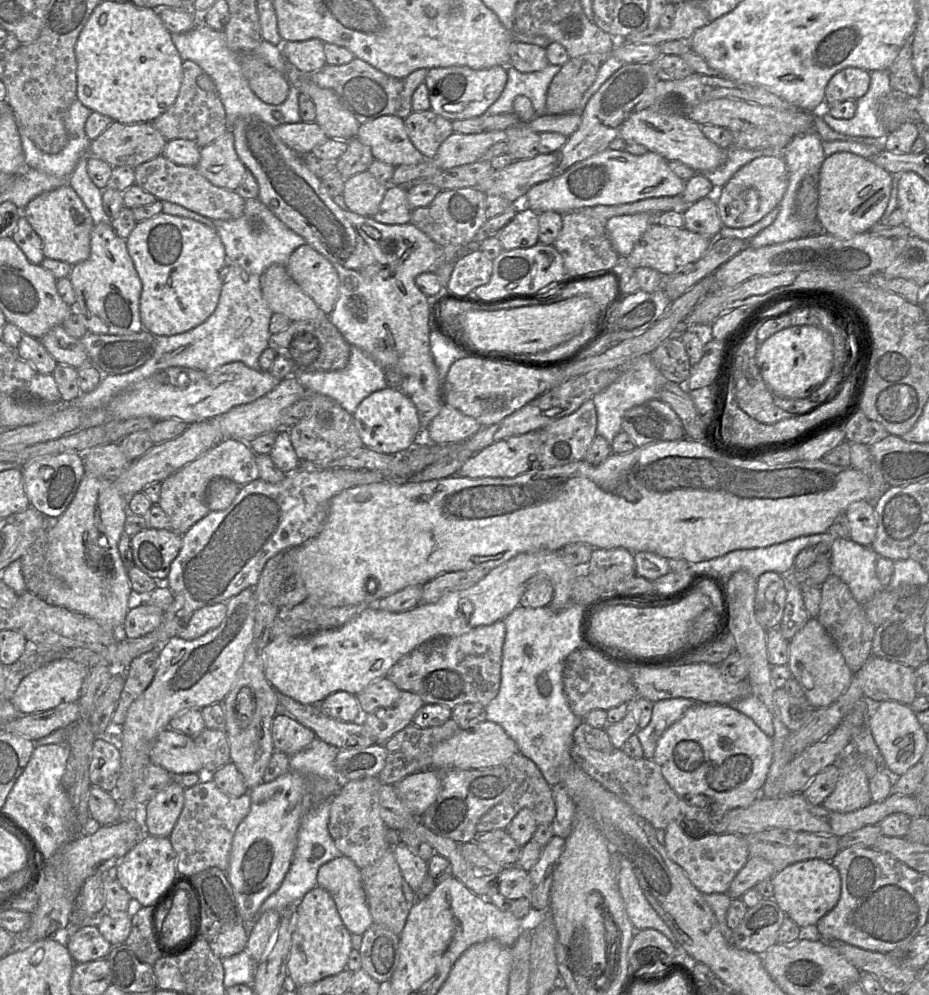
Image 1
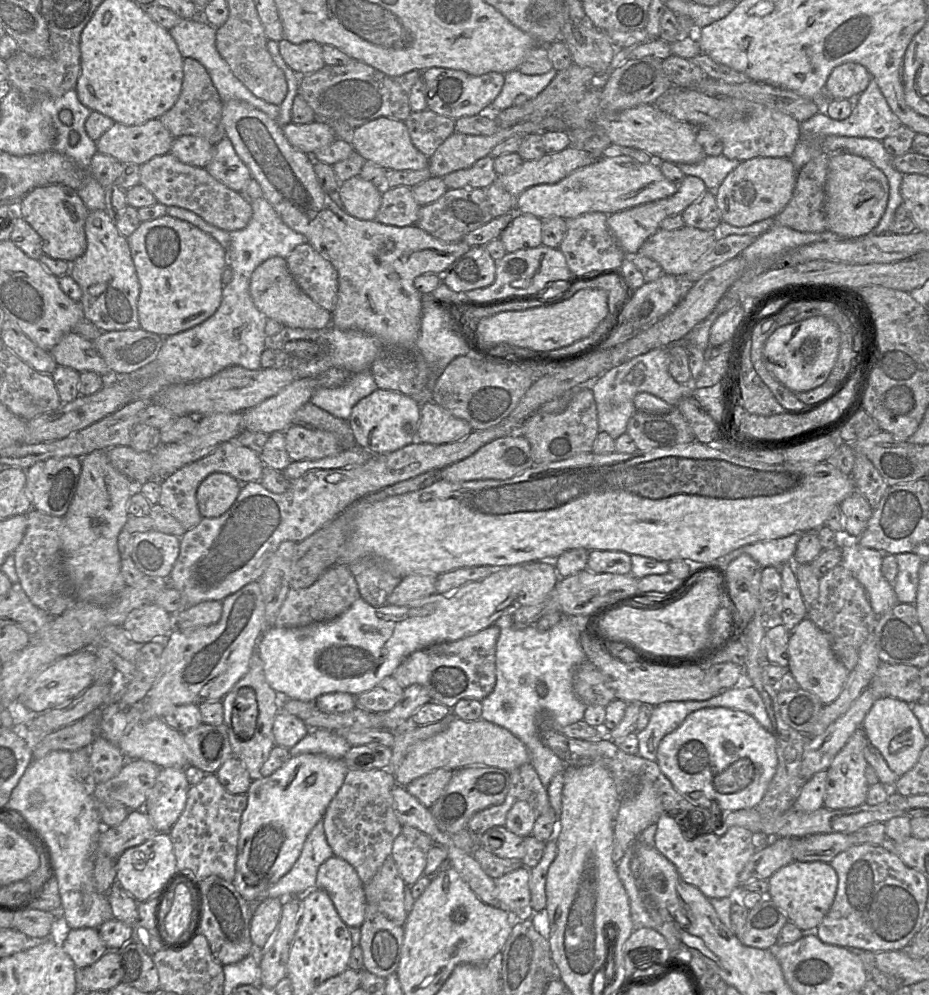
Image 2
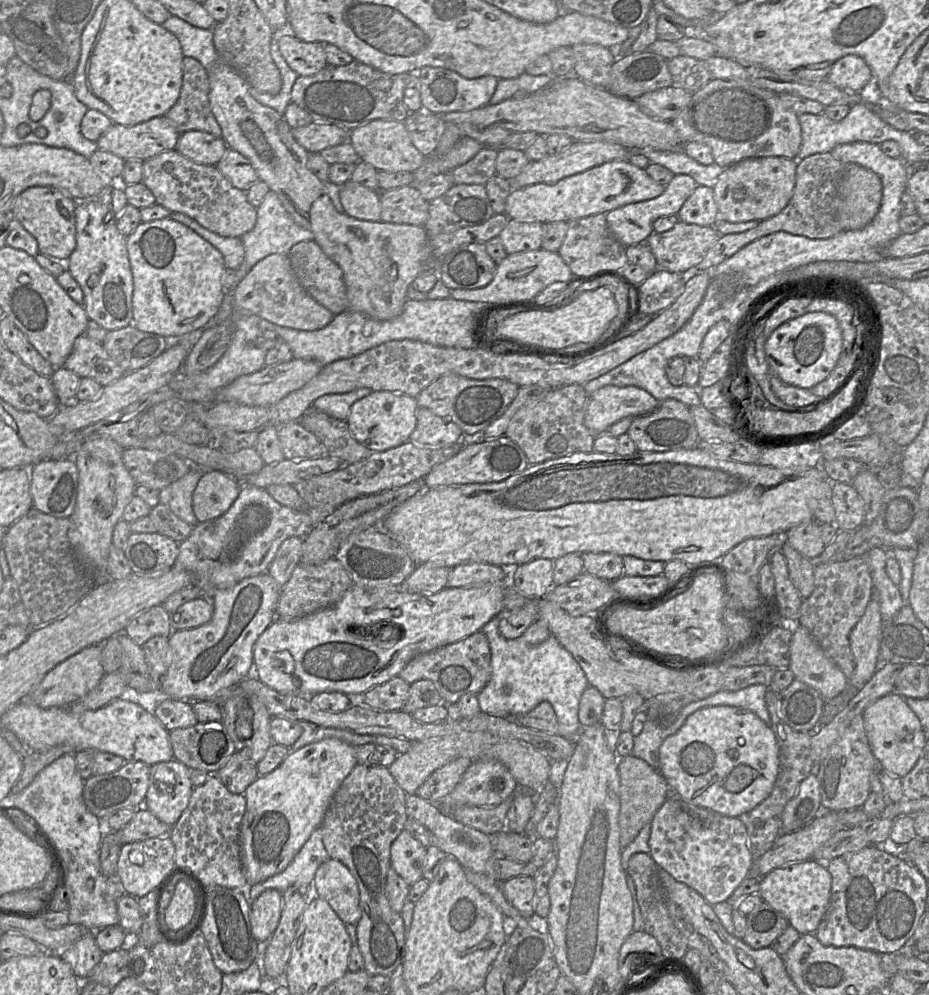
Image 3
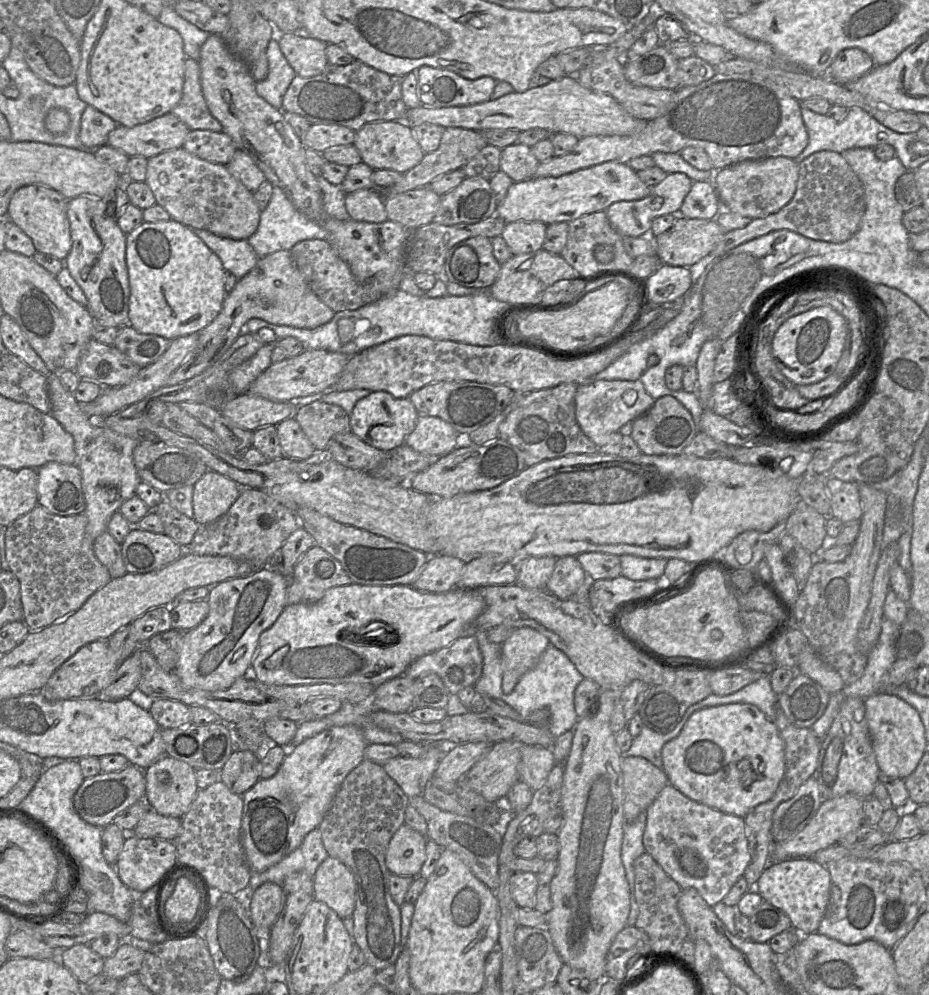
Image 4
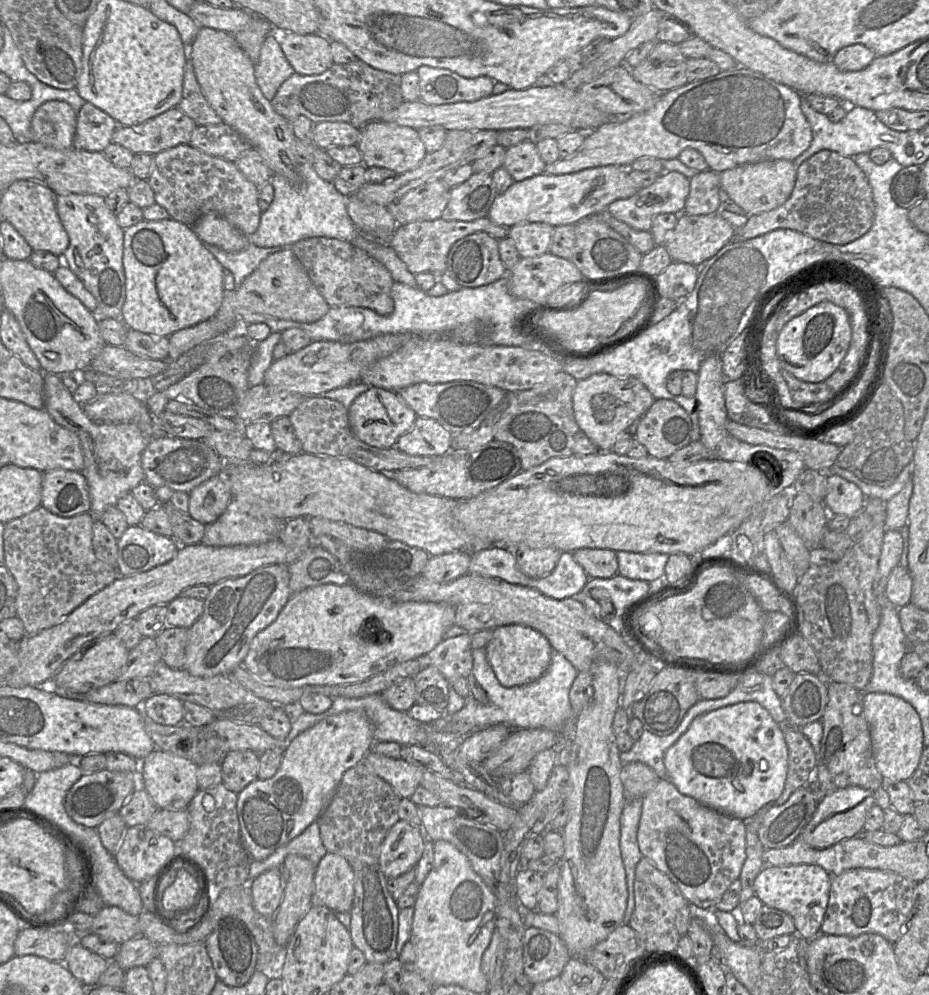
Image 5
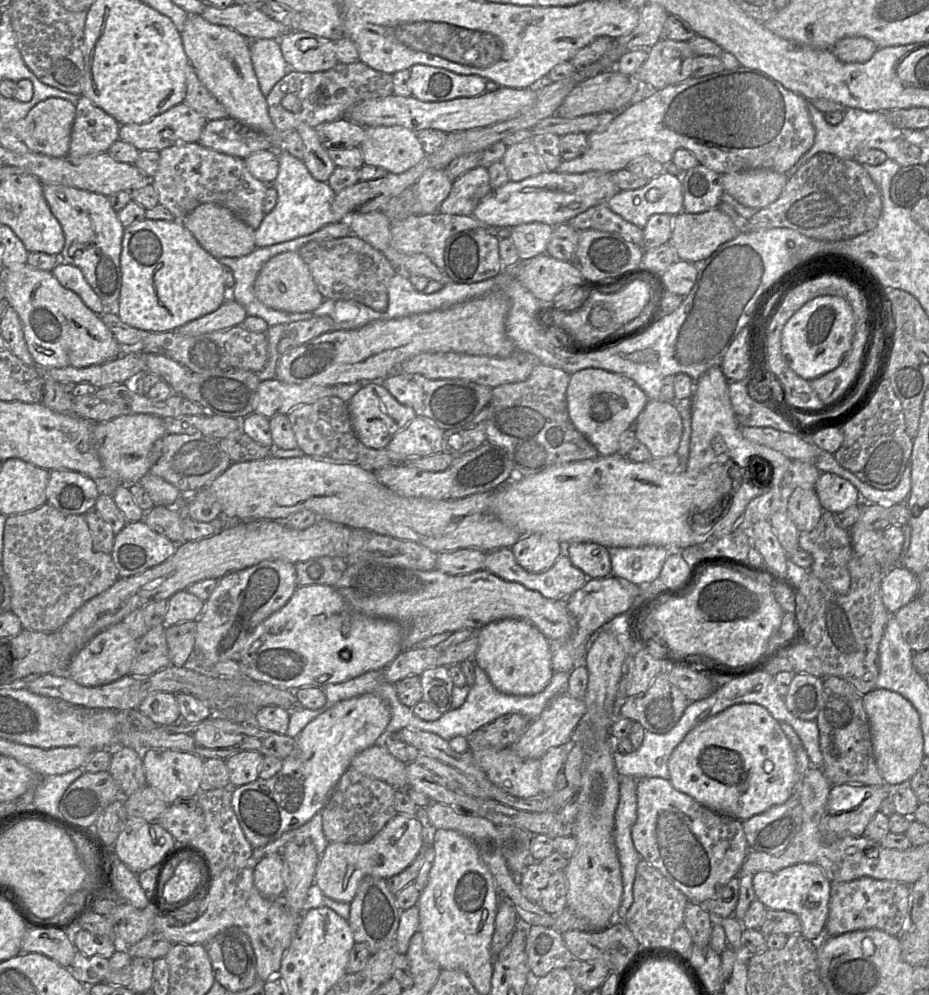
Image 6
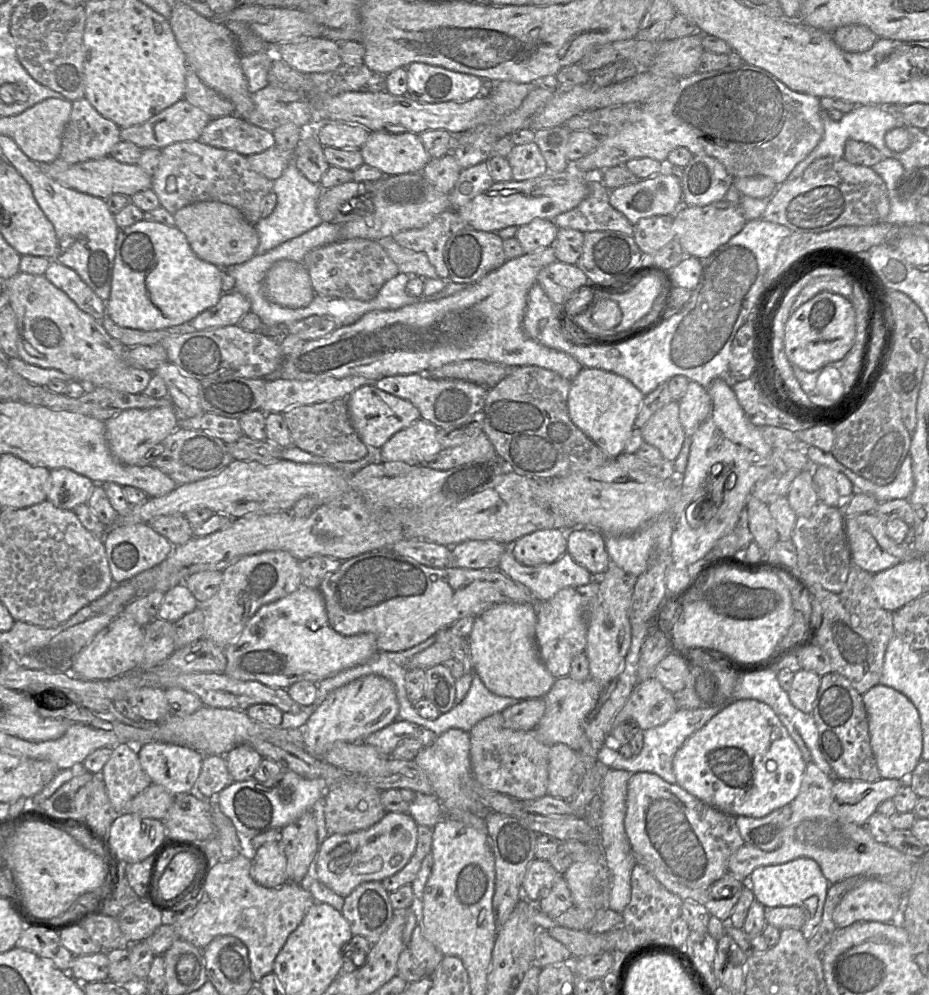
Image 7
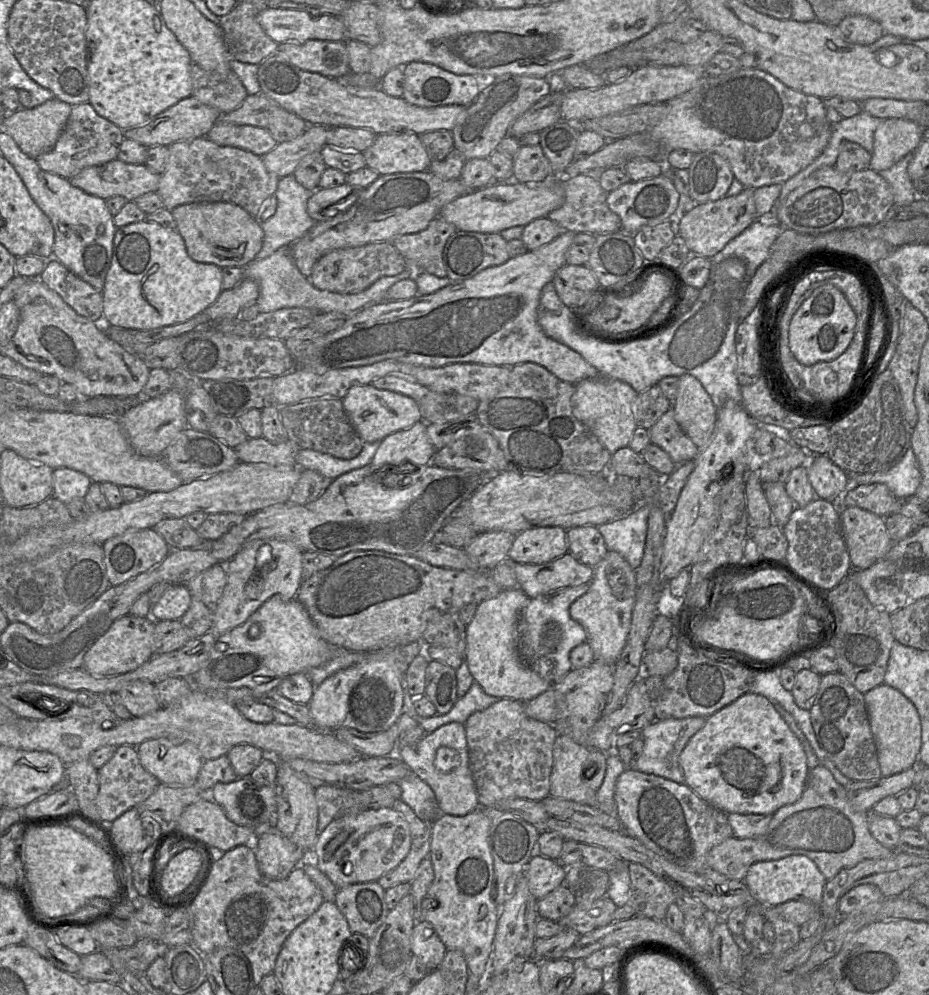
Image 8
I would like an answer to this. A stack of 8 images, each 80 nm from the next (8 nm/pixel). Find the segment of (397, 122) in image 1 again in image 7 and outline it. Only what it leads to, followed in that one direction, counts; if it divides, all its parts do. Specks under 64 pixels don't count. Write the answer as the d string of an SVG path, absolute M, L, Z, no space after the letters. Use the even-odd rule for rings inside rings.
M371 132L360 152L365 164L379 169L384 176L421 172L430 161L419 135L414 133Z

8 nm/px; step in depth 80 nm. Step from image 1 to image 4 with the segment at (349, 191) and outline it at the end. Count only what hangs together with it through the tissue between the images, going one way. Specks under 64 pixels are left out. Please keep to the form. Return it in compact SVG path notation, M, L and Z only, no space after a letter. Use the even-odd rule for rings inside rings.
M375 188L347 193L345 206L350 218L355 221L383 223L389 220L384 206L384 196Z

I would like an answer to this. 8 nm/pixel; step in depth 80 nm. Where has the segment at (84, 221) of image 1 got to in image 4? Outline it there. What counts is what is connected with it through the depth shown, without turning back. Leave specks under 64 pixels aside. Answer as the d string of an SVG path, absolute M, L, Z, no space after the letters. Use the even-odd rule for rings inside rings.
M31 184L12 195L7 217L31 238L36 251L65 261L72 248L67 207L68 199L59 192L42 184Z

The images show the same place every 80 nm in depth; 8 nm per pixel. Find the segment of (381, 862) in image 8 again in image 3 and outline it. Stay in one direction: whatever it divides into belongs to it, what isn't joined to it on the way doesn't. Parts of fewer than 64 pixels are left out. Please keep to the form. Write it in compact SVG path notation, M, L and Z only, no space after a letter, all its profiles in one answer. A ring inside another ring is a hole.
M403 829L390 849L391 867L409 885L422 878L427 848ZM329 858L316 870L312 894L325 900L345 924L356 925L361 917L359 890L349 869Z

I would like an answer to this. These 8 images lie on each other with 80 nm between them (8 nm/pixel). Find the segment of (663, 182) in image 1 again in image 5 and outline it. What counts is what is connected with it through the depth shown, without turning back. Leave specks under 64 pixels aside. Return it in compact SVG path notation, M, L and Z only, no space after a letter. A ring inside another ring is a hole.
M607 165L570 174L544 172L523 181L514 181L504 193L495 197L487 217L493 223L507 228L523 223L546 223L553 227L575 225L607 209L613 201L629 198L638 191L627 171L628 168Z

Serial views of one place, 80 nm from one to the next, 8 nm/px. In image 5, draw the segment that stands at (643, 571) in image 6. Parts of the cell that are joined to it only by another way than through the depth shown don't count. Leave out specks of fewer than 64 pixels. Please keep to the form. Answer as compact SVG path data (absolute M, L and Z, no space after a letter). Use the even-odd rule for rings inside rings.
M616 551L616 557L617 574L633 580L652 582L663 576L669 555Z

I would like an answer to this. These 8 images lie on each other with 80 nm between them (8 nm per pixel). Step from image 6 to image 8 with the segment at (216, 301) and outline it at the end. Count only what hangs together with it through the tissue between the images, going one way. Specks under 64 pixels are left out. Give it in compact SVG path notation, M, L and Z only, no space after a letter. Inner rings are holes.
M148 220L117 227L112 260L102 291L103 321L108 326L135 330L159 329L186 322L204 312L217 300L223 291L221 270L215 264L193 260L177 229Z

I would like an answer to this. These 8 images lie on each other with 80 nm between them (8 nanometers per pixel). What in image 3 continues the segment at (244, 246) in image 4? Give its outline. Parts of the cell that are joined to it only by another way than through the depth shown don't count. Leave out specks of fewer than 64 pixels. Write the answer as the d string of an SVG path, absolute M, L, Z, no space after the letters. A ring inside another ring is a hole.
M171 213L170 218L182 223L209 242L223 255L225 267L237 270L244 260L244 247L240 238L226 238L202 227L194 219L182 213Z

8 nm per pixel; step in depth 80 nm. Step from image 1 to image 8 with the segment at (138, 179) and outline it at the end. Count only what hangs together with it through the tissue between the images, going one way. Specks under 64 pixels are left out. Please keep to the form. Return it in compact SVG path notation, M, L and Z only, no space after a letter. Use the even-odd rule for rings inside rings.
M199 137L168 146L168 161L160 175L157 193L170 211L194 202L230 202L257 218L264 201L275 195L279 180L277 175L267 170L262 156Z

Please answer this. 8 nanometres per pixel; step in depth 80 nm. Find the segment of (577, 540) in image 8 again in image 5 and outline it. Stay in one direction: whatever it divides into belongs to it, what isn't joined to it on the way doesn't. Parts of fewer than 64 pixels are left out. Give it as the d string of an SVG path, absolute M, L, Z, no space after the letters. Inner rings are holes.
M580 548L572 552L573 557L585 570L589 578L611 578L617 574L616 552L602 548Z

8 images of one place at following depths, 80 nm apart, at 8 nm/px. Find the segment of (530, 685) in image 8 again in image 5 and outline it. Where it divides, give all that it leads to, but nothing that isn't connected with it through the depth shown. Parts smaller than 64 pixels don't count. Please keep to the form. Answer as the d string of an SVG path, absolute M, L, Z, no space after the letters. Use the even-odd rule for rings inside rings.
M510 624L493 629L493 636L485 646L485 651L499 683L511 688L540 678L550 665L553 647L539 631L521 624Z

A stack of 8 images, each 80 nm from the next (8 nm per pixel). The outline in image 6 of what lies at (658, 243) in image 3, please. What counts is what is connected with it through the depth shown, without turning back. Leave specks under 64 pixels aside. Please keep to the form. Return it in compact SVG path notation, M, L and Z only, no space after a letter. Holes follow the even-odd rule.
M718 207L701 213L682 211L674 217L669 243L675 248L678 259L697 262L706 260L720 245L735 238L743 229Z

